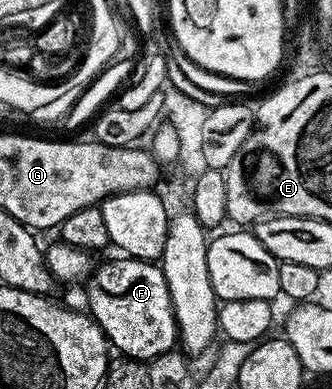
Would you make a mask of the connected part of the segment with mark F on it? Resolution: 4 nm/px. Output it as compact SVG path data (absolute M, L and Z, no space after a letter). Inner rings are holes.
M115 256L112 262L104 266L96 265L90 278L85 283L87 289L87 306L92 318L98 322L105 332L108 343L115 346L124 358L156 358L162 354L170 354L176 349L179 337L179 323L175 321L173 304L169 296L169 288L165 284L162 265L155 262L142 262L139 258Z

